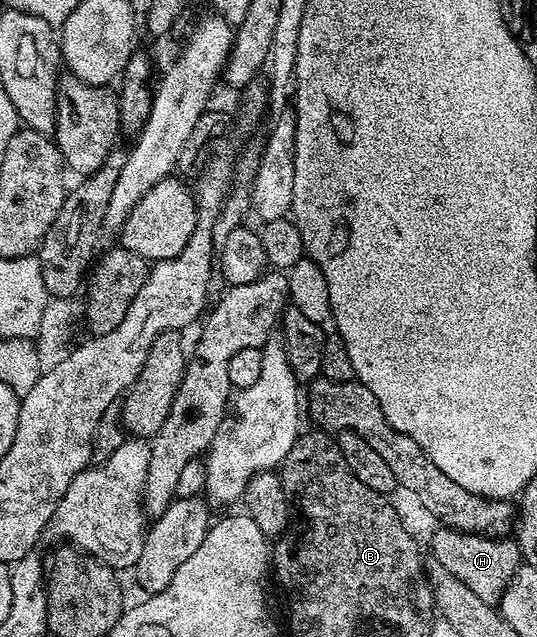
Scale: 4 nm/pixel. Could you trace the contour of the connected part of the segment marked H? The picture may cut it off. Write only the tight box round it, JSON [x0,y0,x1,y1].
[431,527,520,605]

